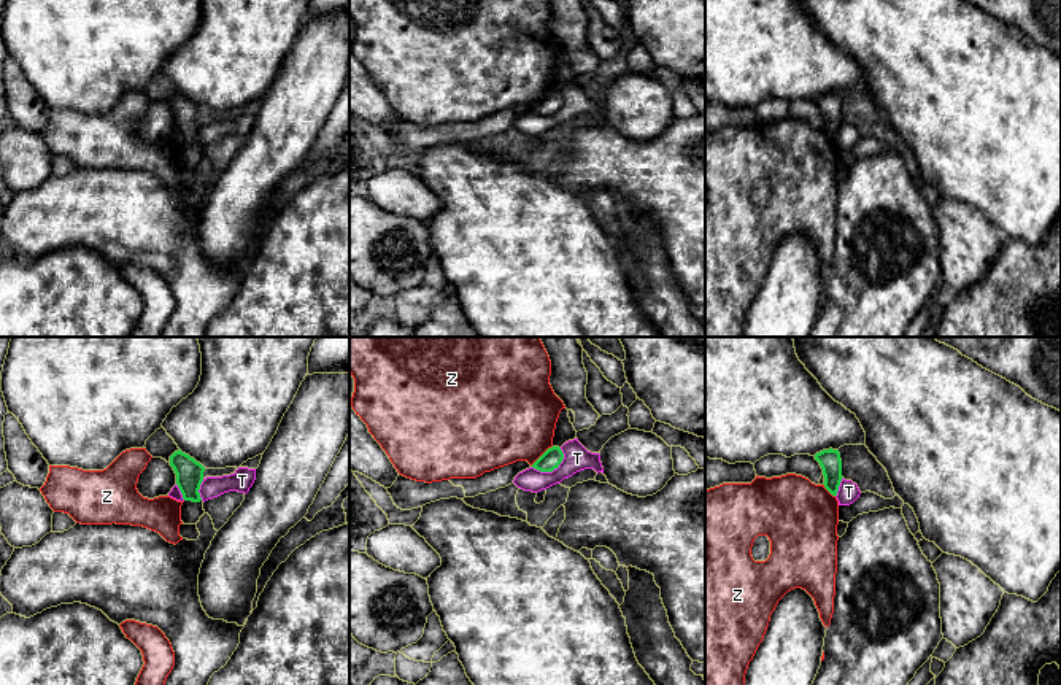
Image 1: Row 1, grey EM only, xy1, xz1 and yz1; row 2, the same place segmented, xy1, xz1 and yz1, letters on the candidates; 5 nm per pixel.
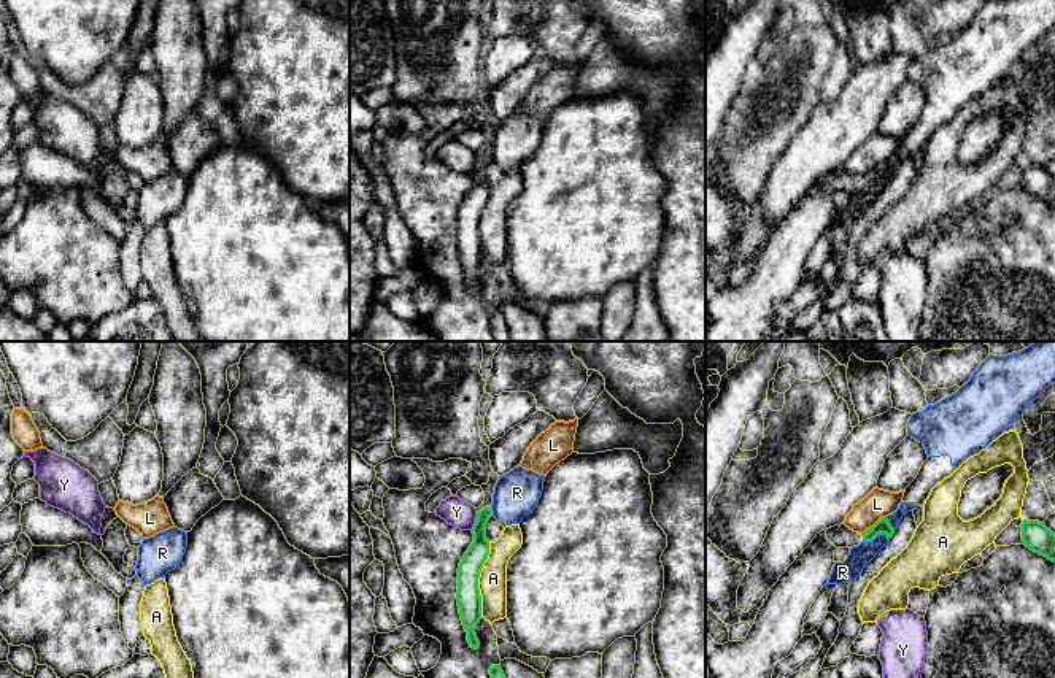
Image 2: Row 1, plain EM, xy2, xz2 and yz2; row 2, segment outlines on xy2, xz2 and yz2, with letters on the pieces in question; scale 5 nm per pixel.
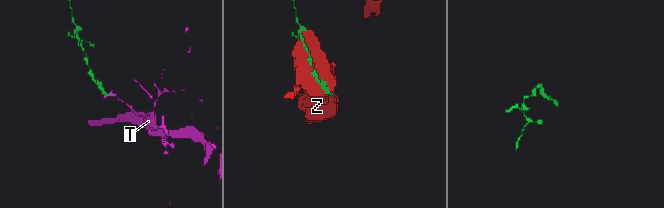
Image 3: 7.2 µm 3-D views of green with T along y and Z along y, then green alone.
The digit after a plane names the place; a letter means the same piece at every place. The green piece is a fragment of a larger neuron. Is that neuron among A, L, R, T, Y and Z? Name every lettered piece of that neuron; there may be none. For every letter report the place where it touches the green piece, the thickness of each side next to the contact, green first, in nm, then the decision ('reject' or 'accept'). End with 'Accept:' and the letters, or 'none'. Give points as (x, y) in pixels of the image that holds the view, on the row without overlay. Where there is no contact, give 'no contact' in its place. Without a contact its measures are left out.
A: xz2 (477, 224) | 130/140 nm | reject
L: yz2 (874, 169) | 80/150 nm | reject
R: yz2 (876, 180) | 80/110 nm | reject
T: xz1 (553, 113) | 100/130 nm | reject
Y: xz2 (475, 165) | 120/140 nm | reject
Z: xz1 (542, 99) | 100/460 nm | reject
Accept: none

